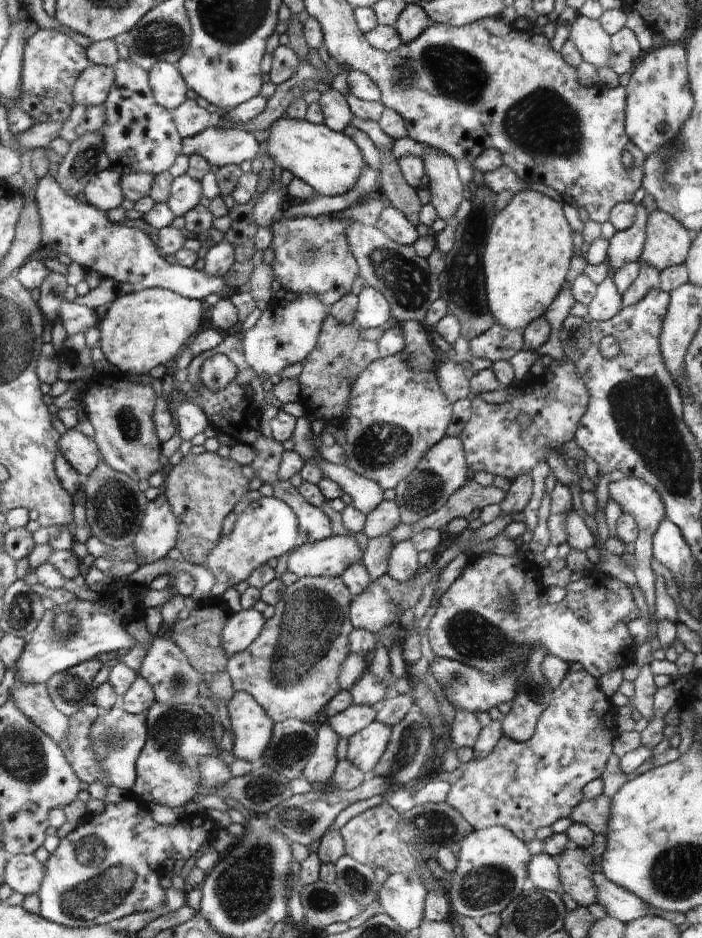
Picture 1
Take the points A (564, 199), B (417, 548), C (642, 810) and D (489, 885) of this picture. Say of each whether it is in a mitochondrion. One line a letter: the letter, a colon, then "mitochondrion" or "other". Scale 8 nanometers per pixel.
A: other
B: other
C: other
D: mitochondrion

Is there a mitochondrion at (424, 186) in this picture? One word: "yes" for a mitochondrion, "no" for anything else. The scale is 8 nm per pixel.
no

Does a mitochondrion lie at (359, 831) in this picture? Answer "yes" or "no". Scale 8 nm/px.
no

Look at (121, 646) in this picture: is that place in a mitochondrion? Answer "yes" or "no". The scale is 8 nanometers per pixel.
no

